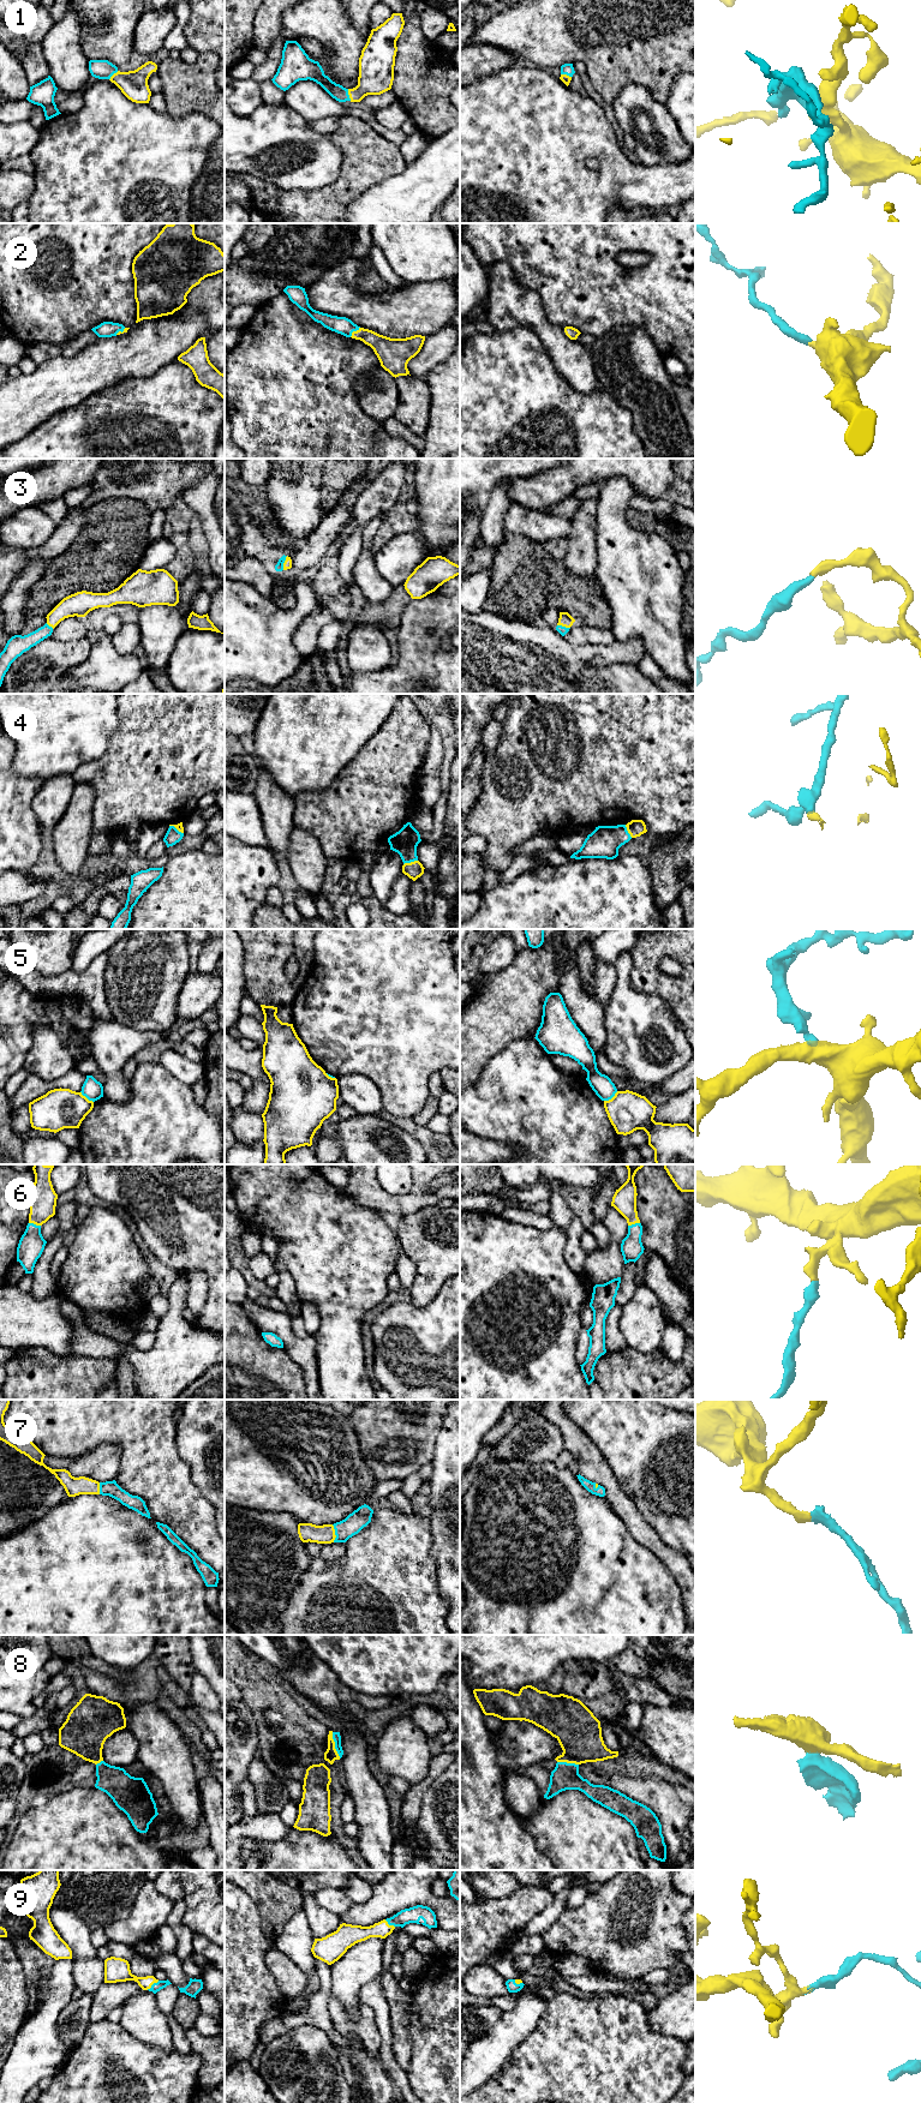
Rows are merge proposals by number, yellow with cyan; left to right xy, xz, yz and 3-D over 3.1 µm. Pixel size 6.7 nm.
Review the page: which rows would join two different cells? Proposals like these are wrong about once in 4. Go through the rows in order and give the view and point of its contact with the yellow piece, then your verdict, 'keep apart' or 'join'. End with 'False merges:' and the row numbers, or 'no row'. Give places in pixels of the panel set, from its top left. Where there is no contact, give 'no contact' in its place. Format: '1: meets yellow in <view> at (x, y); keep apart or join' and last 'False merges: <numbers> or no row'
1: meets yellow in xz at (348, 94); join
2: meets yellow in xz at (353, 331); join
3: meets yellow in xz at (283, 563); join
4: meets yellow in xz at (410, 863); join
5: meets yellow in yz at (611, 1098); keep apart
6: meets yellow in xy at (35, 1223); join
7: meets yellow in xz at (334, 1533); join
8: meets yellow in xz at (334, 1745); join
9: meets yellow in xy at (153, 1983); join
False merges: 5

